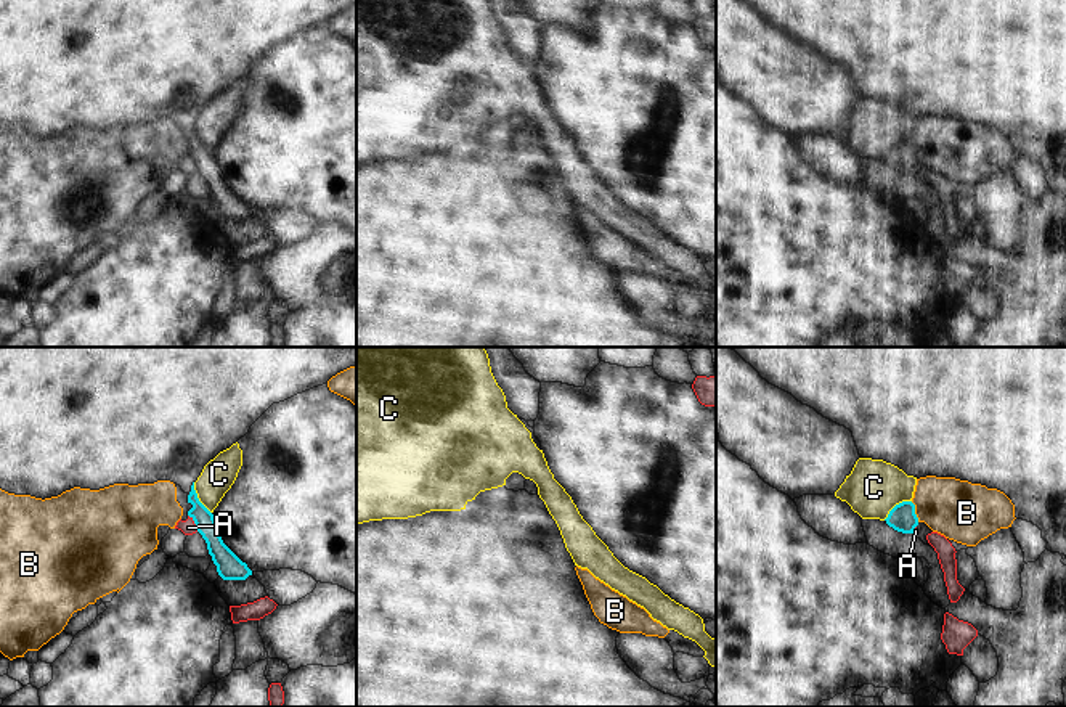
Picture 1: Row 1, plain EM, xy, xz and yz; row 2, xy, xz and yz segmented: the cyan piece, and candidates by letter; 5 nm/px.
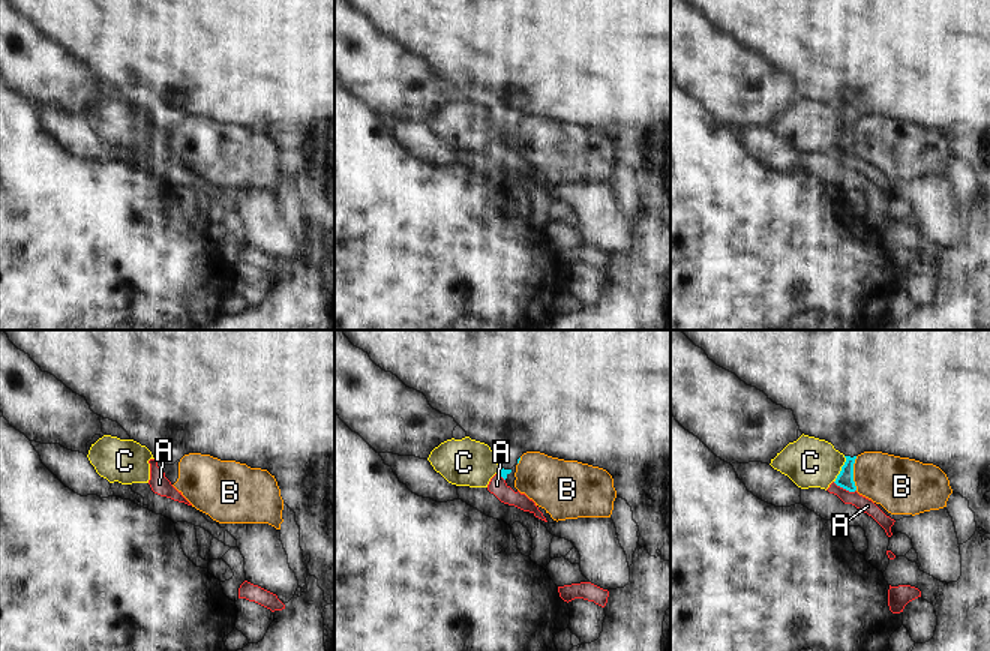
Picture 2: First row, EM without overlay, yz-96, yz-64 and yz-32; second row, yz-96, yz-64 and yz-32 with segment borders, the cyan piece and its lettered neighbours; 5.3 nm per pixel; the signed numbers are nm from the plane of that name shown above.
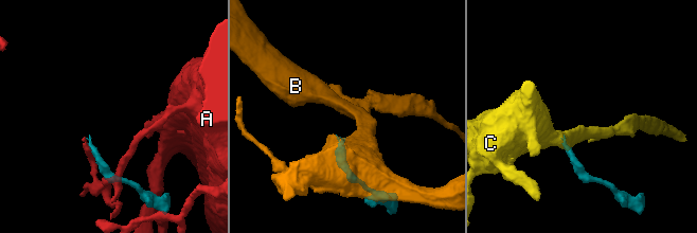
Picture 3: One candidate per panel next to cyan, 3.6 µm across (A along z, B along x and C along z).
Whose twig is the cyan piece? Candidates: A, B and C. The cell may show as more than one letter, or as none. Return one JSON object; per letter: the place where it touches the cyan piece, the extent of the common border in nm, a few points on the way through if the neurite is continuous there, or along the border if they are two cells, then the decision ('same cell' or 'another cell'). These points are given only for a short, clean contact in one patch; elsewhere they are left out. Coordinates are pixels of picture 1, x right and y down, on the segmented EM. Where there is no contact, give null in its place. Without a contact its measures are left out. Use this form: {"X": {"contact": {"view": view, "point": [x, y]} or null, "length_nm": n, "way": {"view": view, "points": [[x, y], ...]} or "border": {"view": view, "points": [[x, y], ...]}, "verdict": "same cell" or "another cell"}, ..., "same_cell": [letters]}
{"A": {"contact": {"view": "xy", "point": [195, 523]}, "length_nm": 100, "verdict": "another cell"}, "B": {"contact": {"view": "yz", "point": [914, 511]}, "length_nm": 110, "border": {"view": "yz", "points": [[911, 502], [919, 521]]}, "verdict": "another cell"}, "C": {"contact": {"view": "xy", "point": [198, 498]}, "length_nm": 180, "border": {"view": "xy", "points": [[193, 482], [198, 500], [211, 513]]}, "verdict": "another cell"}, "same_cell": []}

